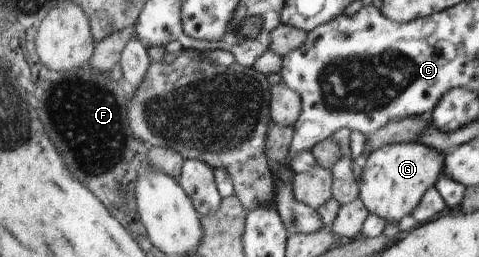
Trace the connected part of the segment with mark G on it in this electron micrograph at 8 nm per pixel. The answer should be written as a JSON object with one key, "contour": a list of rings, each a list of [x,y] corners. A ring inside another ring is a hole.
{"contour":[[[400,142],[383,145],[381,148],[371,150],[365,159],[362,168],[360,184],[360,199],[367,209],[379,218],[385,219],[386,223],[400,221],[405,215],[410,215],[415,205],[423,197],[426,189],[435,185],[436,180],[444,171],[444,153],[432,149],[430,146],[418,142]]]}

